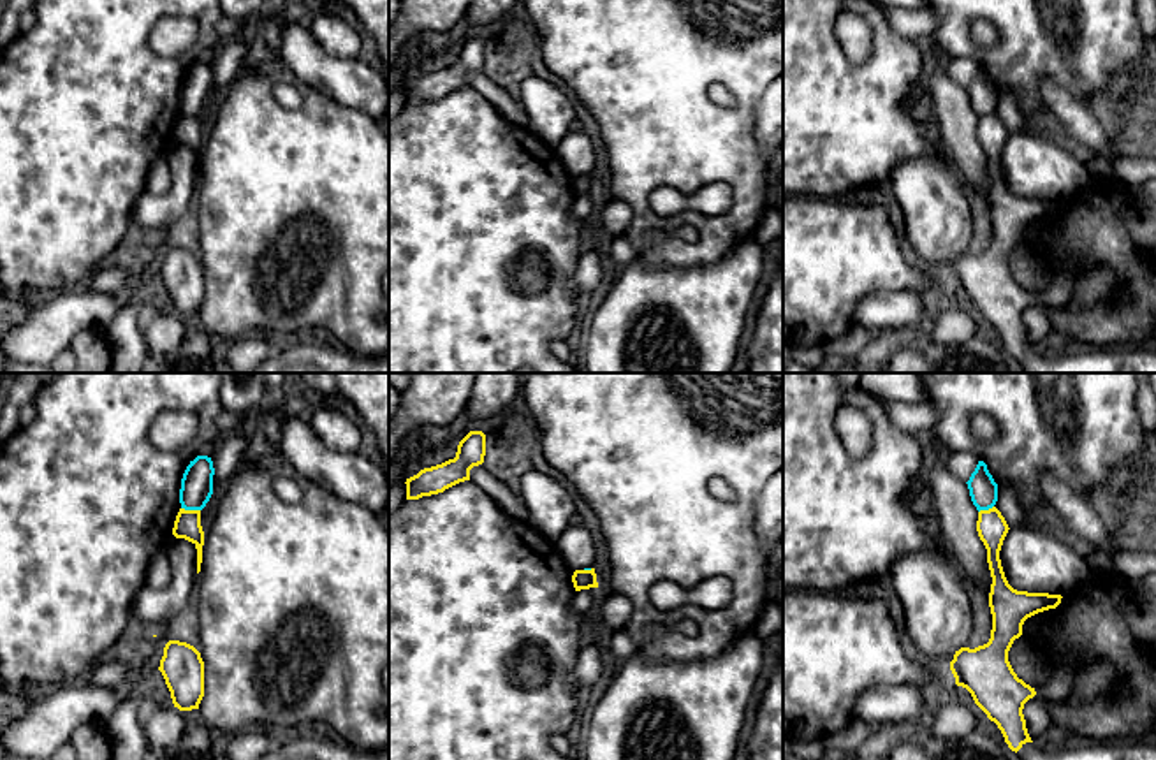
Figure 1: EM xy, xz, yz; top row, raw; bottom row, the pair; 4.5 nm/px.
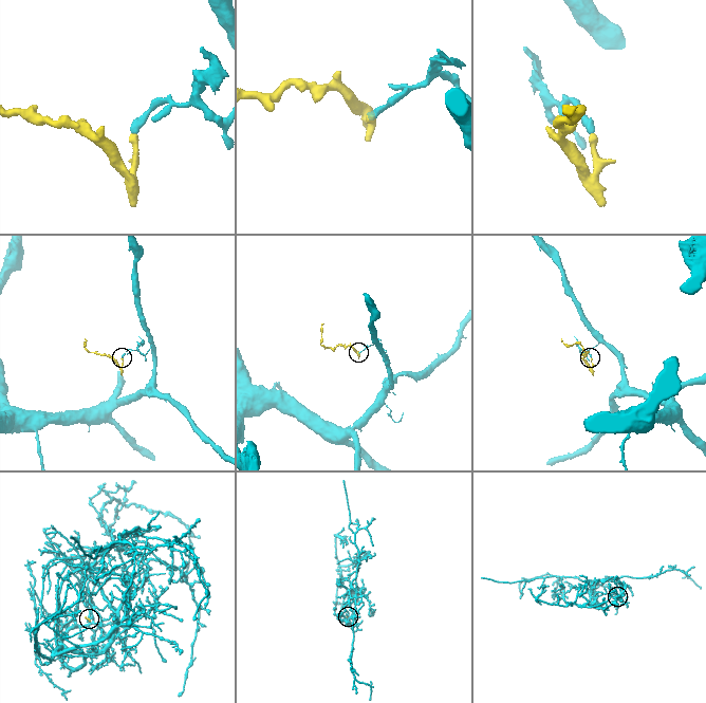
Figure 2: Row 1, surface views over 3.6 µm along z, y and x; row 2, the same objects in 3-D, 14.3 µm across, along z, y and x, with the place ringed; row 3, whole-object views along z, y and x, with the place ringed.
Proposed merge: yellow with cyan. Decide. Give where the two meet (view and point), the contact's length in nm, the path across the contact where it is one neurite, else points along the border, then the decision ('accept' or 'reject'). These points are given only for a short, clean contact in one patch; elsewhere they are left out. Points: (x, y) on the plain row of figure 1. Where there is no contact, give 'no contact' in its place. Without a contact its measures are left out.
xy (190, 116) | 90 nm | along xy (182, 113), (199, 116) | reject

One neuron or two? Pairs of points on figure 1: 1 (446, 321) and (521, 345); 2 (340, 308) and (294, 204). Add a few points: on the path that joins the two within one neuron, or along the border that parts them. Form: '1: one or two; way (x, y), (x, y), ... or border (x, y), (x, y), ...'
1: one; way (465, 321), (497, 321), (502, 326)
2: one; way (335, 282), (301, 241), (301, 231)

